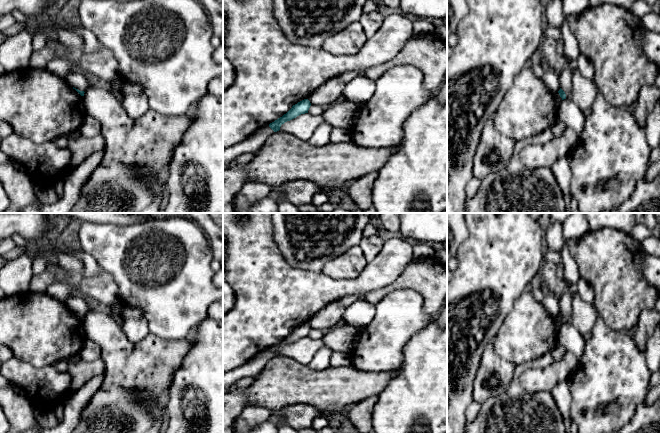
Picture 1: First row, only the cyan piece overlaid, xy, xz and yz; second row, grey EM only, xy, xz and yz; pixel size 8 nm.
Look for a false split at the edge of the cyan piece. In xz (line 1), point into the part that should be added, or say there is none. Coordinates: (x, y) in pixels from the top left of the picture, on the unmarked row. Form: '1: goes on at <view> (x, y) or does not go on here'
1: does not go on here

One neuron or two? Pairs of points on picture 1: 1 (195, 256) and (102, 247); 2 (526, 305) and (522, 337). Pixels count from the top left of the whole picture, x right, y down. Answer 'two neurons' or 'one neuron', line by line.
1: one neuron
2: one neuron

